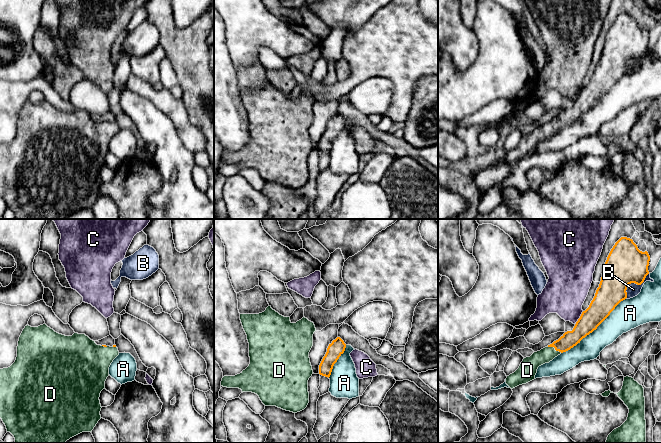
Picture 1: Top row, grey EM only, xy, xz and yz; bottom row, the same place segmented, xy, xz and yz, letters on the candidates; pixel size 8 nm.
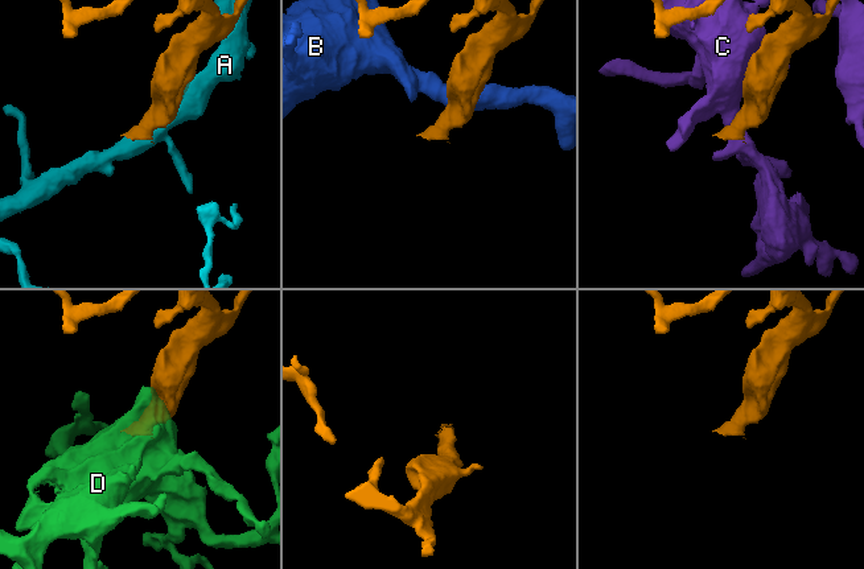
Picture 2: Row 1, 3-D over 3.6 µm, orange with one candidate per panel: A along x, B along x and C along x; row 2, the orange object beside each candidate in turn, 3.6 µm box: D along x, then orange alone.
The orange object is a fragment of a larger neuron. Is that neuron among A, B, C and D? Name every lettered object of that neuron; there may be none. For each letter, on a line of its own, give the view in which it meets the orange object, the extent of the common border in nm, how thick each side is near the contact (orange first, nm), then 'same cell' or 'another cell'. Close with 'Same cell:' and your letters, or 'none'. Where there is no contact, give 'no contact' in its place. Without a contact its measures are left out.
A: yz | 700 nm | 190/220 nm | another cell
B: yz | 280 nm | 320/100 nm | another cell
C: yz | 130 nm | 190/340 nm | another cell
D: yz | 130 nm | 130/140 nm | same cell
Same cell: D

